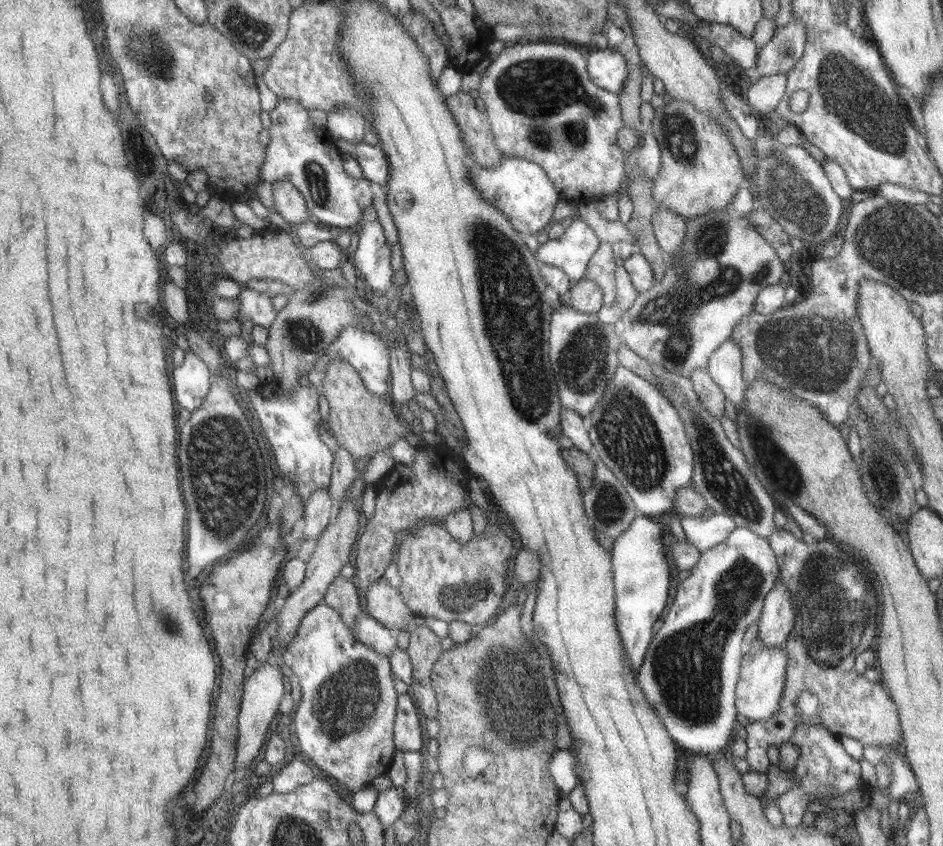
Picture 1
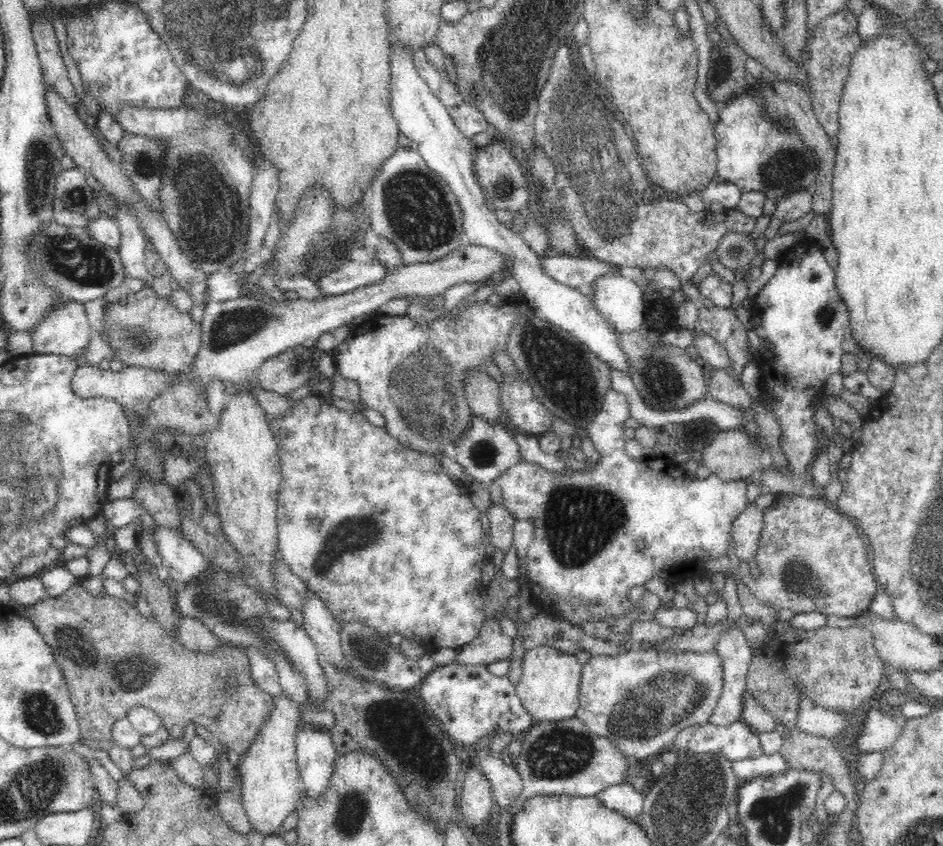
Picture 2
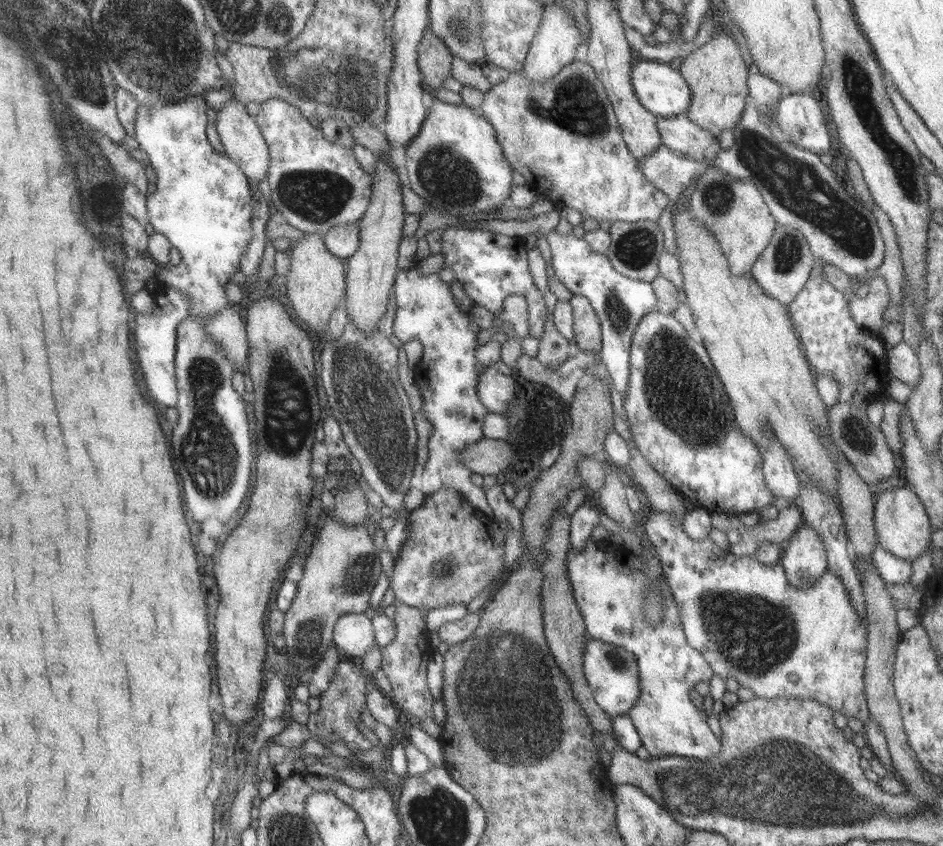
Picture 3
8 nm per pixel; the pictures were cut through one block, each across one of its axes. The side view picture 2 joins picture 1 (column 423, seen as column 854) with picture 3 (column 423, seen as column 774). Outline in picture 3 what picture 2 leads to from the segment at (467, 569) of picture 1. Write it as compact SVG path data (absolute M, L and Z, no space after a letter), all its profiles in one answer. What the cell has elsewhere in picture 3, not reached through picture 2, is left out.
M440 488L438 492L432 492L430 495L426 495L424 503L422 503L419 508L414 509L409 512L407 516L407 521L409 524L409 533L406 542L402 545L403 549L400 549L400 554L394 563L394 572L392 574L392 594L390 598L396 601L403 602L408 606L414 607L416 609L436 609L436 608L446 608L447 606L452 606L453 604L458 604L463 602L468 605L470 600L478 598L480 592L490 586L495 581L495 578L500 577L500 574L505 570L504 568L504 551L505 551L505 532L501 528L500 524L493 520L491 517L486 516L483 512L472 505L470 502L463 497L463 494L458 492L458 490L452 490L452 488Z

